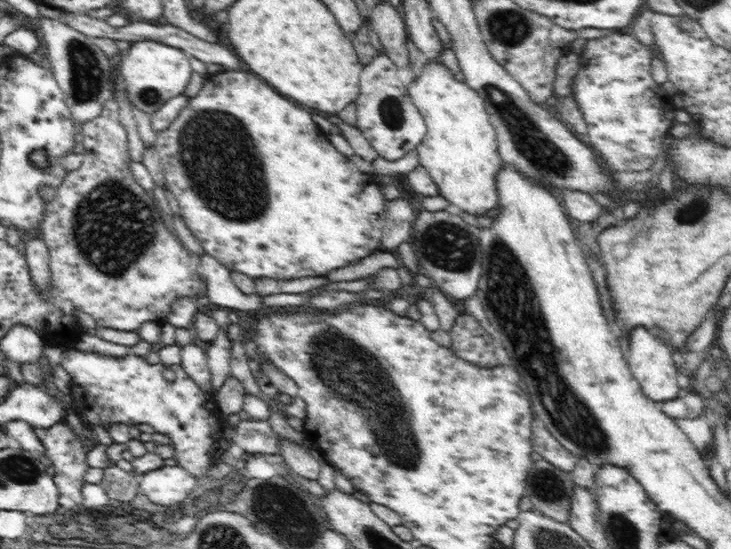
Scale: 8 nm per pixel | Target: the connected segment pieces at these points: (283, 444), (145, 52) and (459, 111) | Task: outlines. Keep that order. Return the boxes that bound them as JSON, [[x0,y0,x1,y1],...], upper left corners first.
[[280,438,322,480],[117,40,193,115],[408,61,504,215]]

